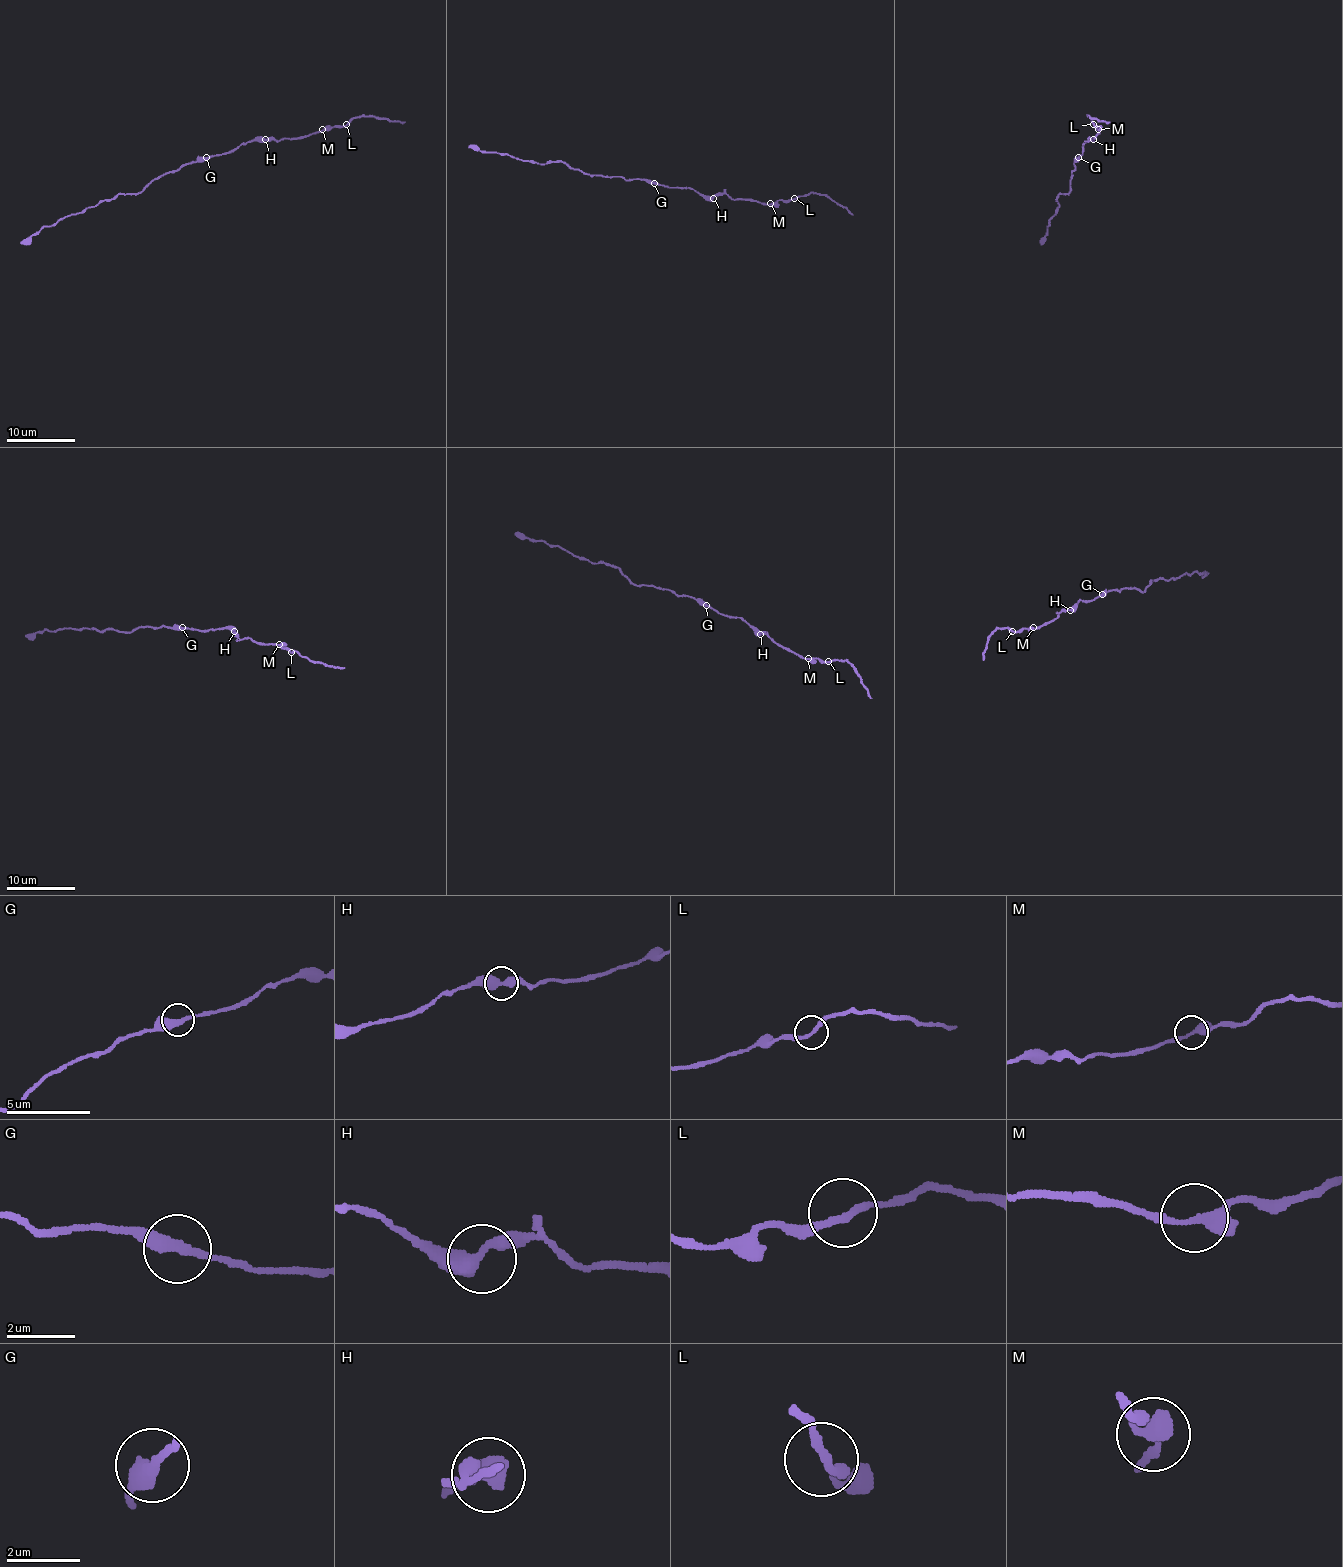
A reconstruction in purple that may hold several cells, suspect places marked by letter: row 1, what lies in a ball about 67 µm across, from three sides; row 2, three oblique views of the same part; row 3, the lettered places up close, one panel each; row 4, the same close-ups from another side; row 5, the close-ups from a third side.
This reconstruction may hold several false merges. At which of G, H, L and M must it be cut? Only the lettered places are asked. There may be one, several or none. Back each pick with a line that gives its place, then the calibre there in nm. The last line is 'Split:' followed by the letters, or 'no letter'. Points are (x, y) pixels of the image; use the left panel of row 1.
Split: no letter

